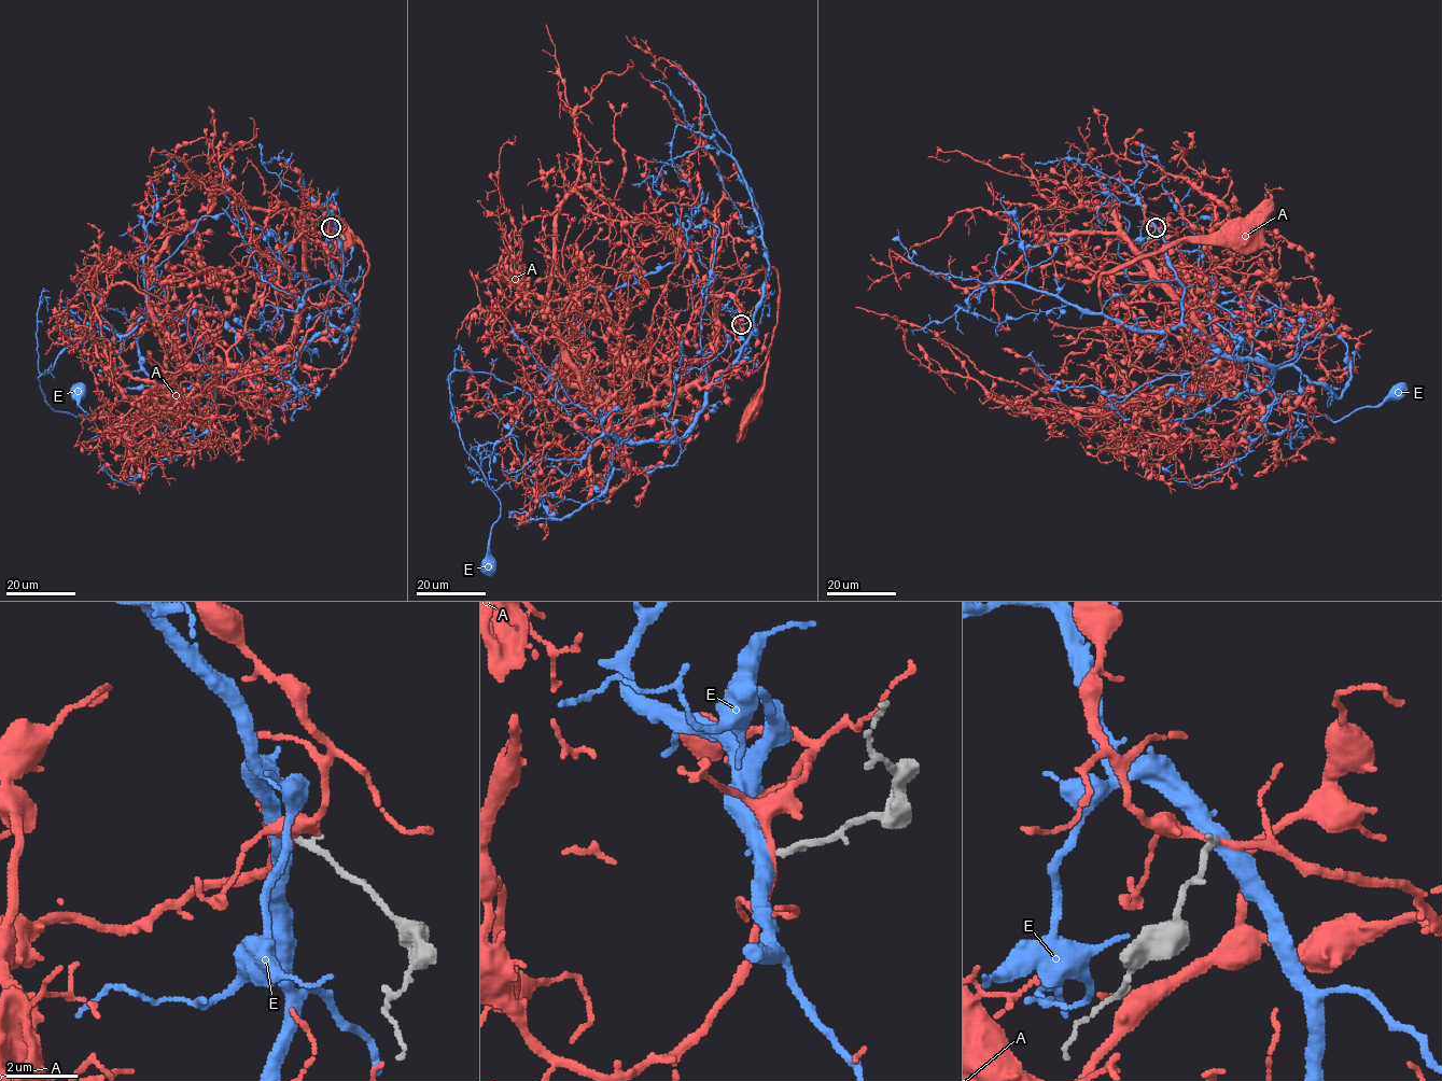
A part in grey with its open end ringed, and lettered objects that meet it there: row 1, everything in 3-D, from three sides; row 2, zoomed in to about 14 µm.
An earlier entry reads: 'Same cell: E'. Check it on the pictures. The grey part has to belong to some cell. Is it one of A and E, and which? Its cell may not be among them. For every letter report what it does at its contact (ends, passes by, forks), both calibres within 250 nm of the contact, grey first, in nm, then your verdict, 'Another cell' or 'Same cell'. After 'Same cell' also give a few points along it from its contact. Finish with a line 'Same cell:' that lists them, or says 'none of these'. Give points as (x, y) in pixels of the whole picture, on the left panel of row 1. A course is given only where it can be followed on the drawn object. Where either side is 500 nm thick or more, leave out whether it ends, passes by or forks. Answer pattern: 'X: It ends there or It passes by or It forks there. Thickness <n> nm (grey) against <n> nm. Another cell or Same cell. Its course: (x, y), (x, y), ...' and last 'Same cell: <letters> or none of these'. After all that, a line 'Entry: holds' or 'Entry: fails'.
A: It passes by. Thickness 190 nm (grey) against 190 nm. Another cell
E: It passes by. Thickness 190 nm (grey) against 440 nm. Same cell. Its course: (331, 227), (328, 324), (296, 355), (213, 371), (144, 317), (39, 377), (53, 409), (89, 421), (79, 391)
Same cell: E
Entry: holds

